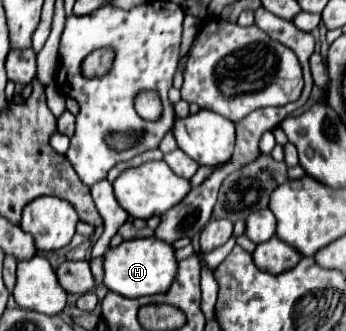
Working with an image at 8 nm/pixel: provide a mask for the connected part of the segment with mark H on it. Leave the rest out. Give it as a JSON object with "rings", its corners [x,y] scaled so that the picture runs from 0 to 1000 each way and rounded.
{"rings":[[[436,713],[436,719],[390,719],[355,725],[338,749],[315,749],[298,773],[303,840],[298,858],[350,894],[402,900],[431,888],[460,888],[494,864],[512,816],[512,785],[500,767],[500,743]]]}

